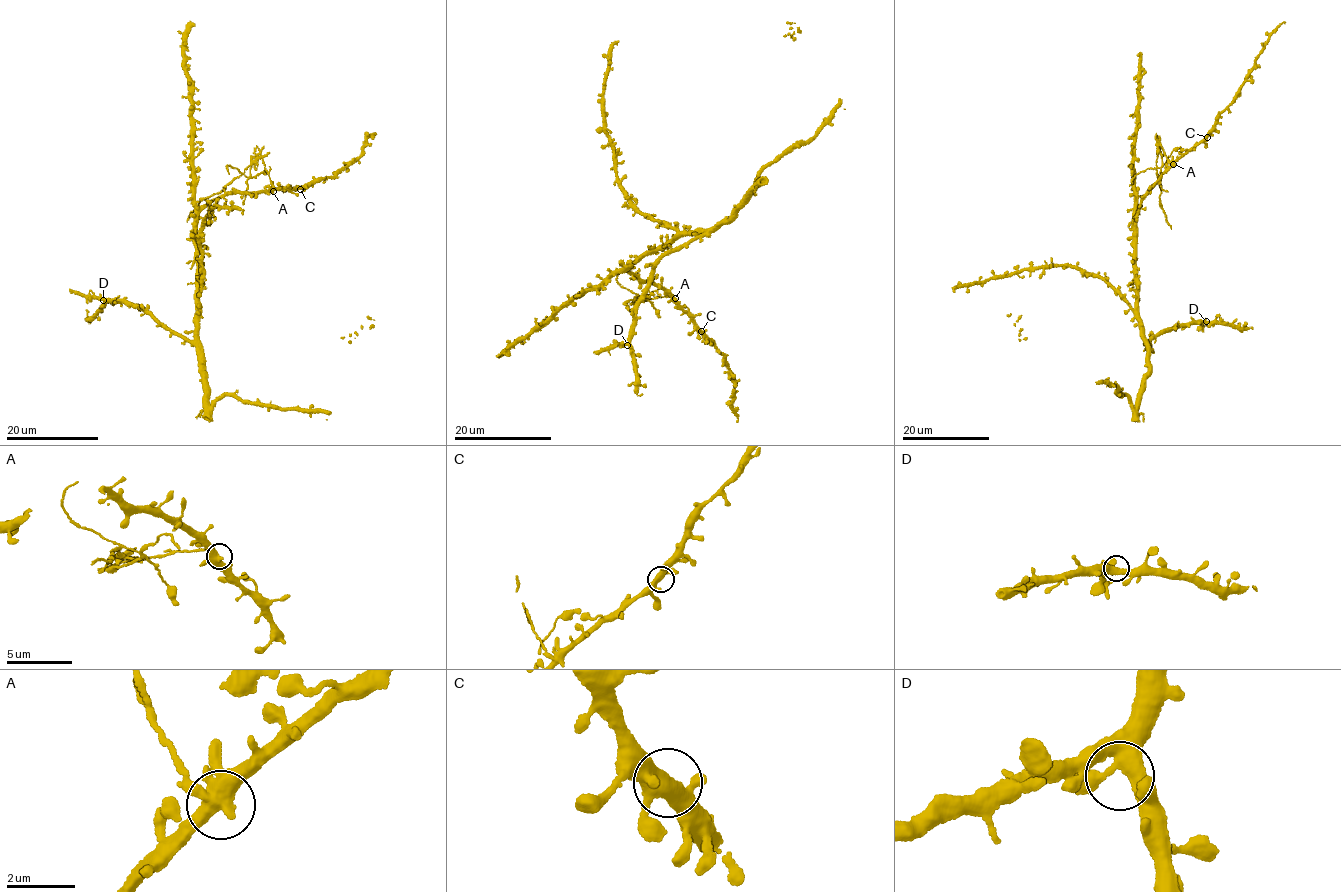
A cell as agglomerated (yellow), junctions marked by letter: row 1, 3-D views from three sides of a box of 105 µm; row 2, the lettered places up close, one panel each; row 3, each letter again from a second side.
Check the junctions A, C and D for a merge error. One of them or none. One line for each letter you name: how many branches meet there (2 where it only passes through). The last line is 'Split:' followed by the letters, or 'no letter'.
A: 4 branches meet
Split: A

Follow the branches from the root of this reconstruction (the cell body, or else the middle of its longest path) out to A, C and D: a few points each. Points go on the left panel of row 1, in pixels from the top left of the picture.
A: (198, 290), (198, 212), (225, 194), (272, 191)
C: (198, 290), (198, 212), (225, 194), (254, 195), (300, 189)
D: (198, 290), (197, 326), (193, 340), (181, 336), (139, 309), (124, 302), (103, 300)

